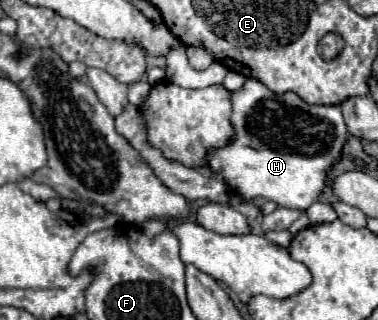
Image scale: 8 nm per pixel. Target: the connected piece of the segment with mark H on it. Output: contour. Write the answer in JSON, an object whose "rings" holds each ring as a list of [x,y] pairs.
{"rings":[[[248,78],[244,88],[240,88],[240,92],[232,92],[230,98],[230,124],[234,128],[234,136],[226,146],[208,150],[208,170],[220,174],[224,182],[246,200],[274,200],[278,206],[284,208],[306,210],[312,202],[318,200],[324,188],[326,168],[338,160],[340,148],[346,142],[346,124],[340,106],[310,106],[292,92],[288,92],[286,100],[286,96],[270,92],[254,78]]]}

